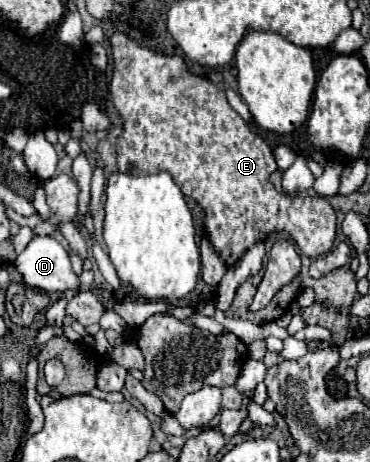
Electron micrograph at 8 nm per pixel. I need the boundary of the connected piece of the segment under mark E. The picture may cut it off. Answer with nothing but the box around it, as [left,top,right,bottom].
[110,32,336,266]

